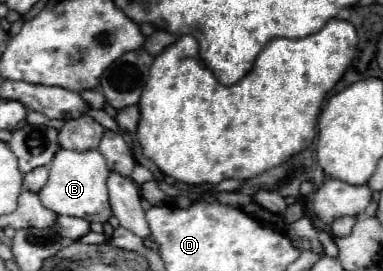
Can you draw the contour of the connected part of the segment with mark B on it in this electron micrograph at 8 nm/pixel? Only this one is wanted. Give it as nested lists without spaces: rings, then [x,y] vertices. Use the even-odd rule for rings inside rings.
[[[60,149],[50,165],[50,177],[44,189],[38,193],[44,207],[58,215],[70,215],[70,217],[82,217],[88,221],[100,221],[106,223],[112,217],[110,205],[108,205],[108,165],[104,155],[100,151],[68,151]]]

